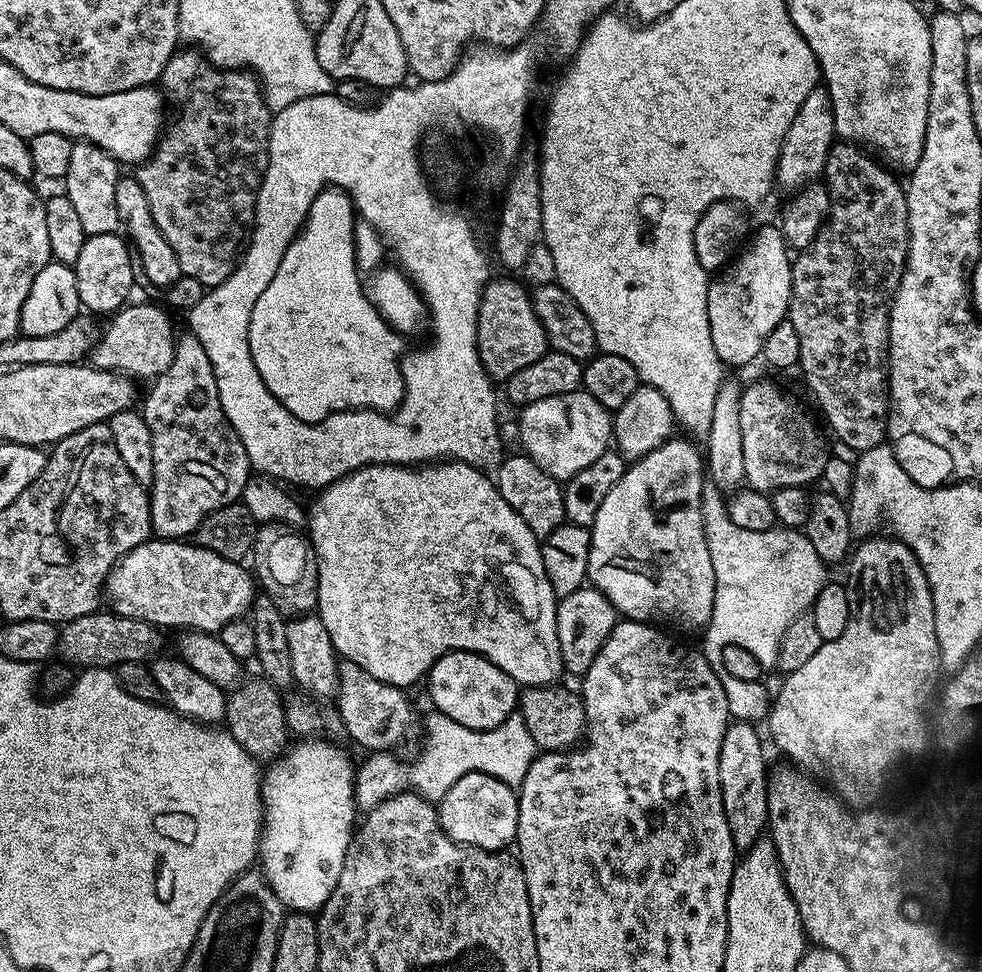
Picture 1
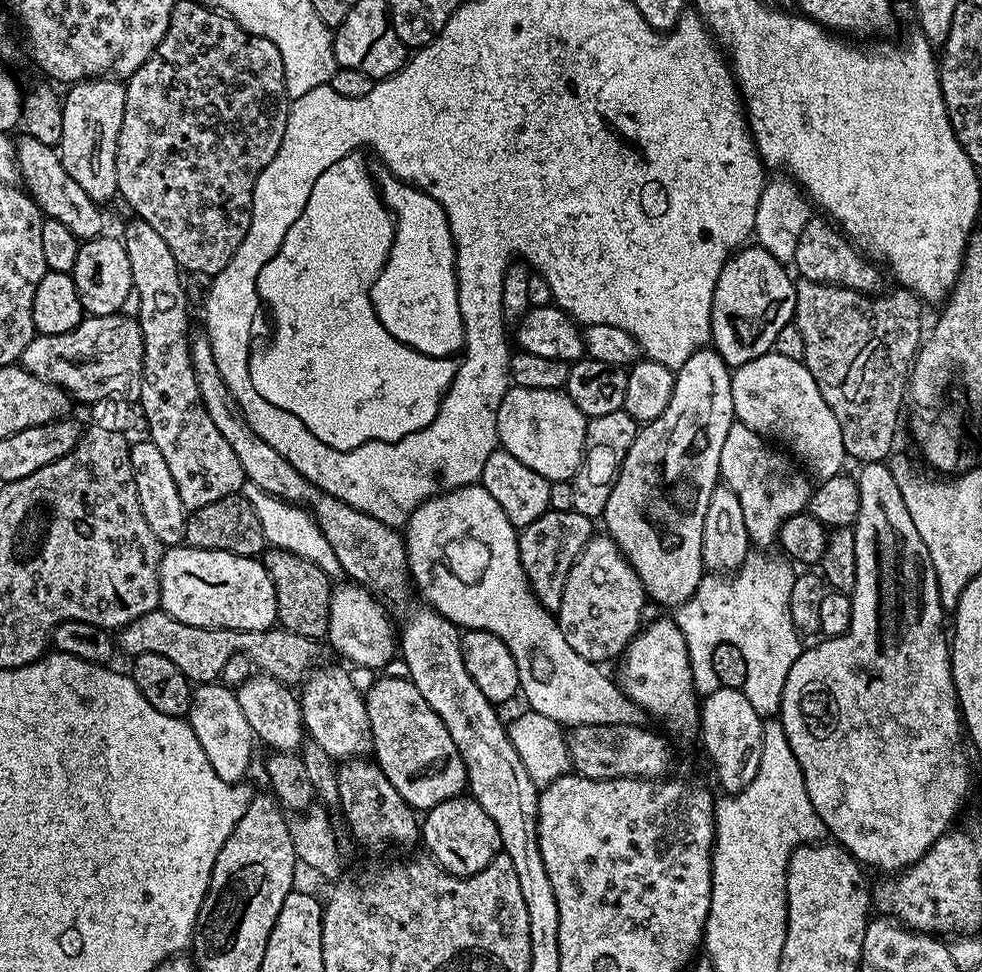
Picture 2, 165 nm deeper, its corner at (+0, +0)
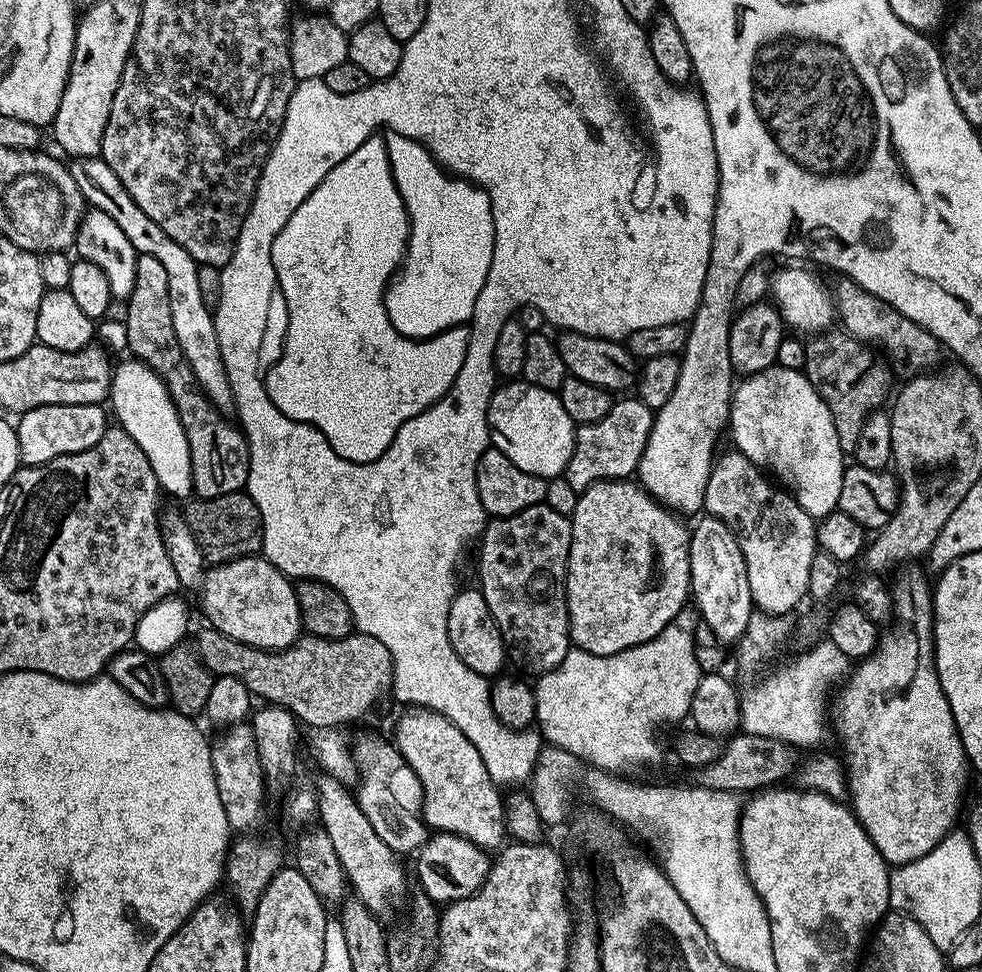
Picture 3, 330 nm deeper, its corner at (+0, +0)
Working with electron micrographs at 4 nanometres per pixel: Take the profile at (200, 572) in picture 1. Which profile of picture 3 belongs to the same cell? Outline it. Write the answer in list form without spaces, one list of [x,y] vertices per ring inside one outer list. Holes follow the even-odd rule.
[[[259,555],[243,556],[225,564],[209,567],[204,574],[204,582],[198,589],[200,604],[204,607],[204,616],[209,625],[234,638],[243,644],[255,648],[265,648],[267,652],[276,652],[280,648],[288,648],[302,635],[298,598],[293,581],[274,567],[269,560]]]

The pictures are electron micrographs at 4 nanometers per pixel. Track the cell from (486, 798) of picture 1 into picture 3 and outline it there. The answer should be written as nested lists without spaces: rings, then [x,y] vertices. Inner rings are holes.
[[[436,832],[429,835],[424,847],[415,857],[416,876],[420,879],[419,891],[429,897],[436,906],[447,906],[456,900],[473,896],[486,882],[493,861],[489,853],[474,846],[466,838],[450,832]]]

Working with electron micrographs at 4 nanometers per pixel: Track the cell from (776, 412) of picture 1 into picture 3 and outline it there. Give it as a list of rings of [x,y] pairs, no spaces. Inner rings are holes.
[[[729,450],[721,460],[719,457],[713,463],[712,473],[706,482],[703,511],[732,527],[732,533],[736,536],[742,558],[746,562],[746,578],[750,582],[752,603],[759,611],[770,616],[784,616],[800,599],[808,596],[810,564],[814,562],[818,551],[817,521],[810,514],[806,514],[802,506],[798,506],[791,492],[773,483],[758,465],[750,462],[750,458],[735,450]]]

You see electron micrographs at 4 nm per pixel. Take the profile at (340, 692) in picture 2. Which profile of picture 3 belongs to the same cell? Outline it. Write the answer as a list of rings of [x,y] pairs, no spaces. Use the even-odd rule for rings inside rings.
[[[372,734],[360,737],[353,743],[353,760],[356,764],[358,792],[354,799],[374,826],[378,838],[390,847],[398,856],[403,854],[415,855],[424,847],[430,830],[423,820],[424,795],[422,794],[421,780],[412,770],[407,768],[400,751],[395,743],[386,744],[382,739]]]

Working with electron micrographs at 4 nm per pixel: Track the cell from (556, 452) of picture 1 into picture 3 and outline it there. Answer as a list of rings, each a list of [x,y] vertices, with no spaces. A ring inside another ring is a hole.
[[[516,378],[504,382],[493,391],[488,403],[488,438],[491,447],[498,449],[518,470],[526,470],[526,474],[534,474],[545,478],[563,477],[564,468],[570,462],[570,454],[574,450],[577,425],[572,423],[570,414],[566,414],[566,406],[562,406],[559,395],[550,390],[542,390],[542,386],[524,383]]]

